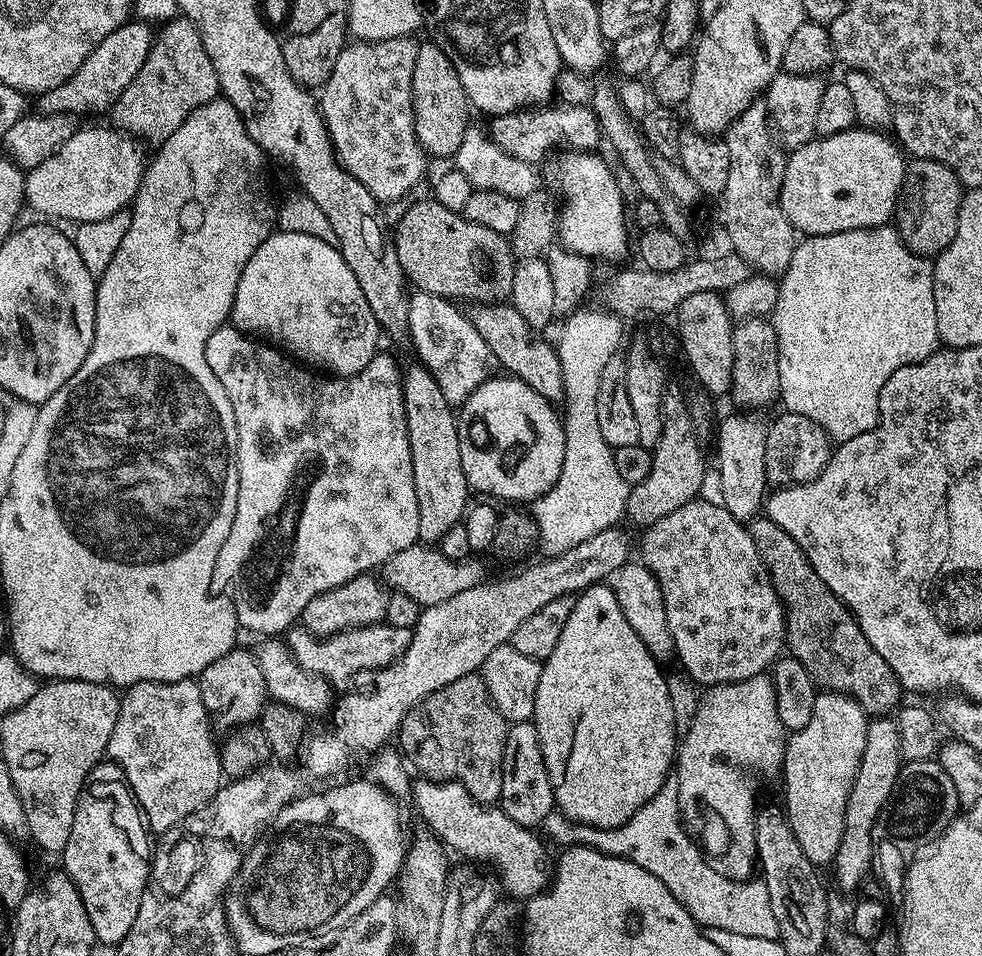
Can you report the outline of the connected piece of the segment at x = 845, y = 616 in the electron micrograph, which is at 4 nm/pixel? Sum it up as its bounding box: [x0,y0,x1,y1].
[746,514,902,717]

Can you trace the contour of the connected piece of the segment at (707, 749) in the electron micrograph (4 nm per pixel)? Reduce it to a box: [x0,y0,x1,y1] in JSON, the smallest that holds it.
[674,674,786,880]

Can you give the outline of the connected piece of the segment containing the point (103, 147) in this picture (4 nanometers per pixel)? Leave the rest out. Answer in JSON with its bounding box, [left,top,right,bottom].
[24,127,145,224]

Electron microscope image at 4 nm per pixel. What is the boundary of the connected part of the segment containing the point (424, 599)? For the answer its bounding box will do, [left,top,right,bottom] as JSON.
[382,542,485,606]

